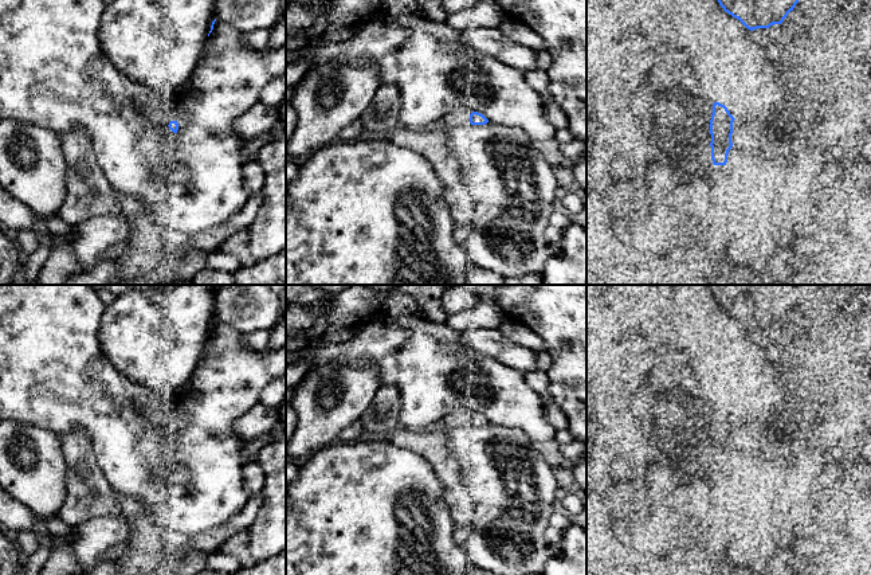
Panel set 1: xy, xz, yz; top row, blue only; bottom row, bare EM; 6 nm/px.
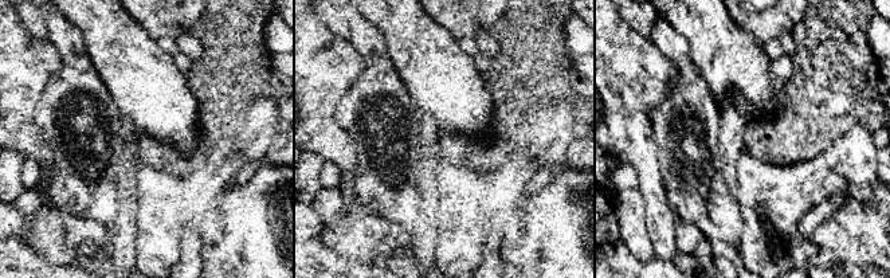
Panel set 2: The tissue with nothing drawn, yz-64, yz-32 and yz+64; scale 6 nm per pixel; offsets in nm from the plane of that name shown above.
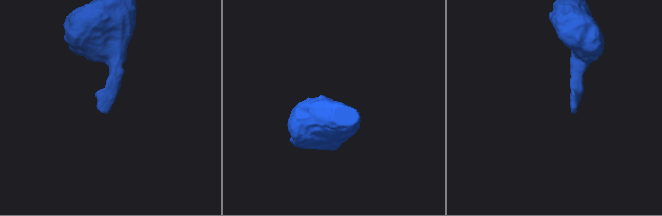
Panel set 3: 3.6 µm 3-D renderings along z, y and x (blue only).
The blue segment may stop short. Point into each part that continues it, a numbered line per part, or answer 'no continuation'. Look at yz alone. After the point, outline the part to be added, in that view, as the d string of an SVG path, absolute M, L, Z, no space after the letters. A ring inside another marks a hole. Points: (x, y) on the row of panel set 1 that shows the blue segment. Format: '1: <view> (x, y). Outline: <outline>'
1: yz (721, 187). Outline: M711 165L711 188L715 196L717 222L710 230L713 234L713 247L705 254L706 261L714 251L726 250L729 234L727 211L731 202L730 173L726 165Z

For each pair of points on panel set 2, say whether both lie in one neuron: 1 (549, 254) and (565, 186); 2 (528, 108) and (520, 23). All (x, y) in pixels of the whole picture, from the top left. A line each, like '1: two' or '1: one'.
1: one
2: one

